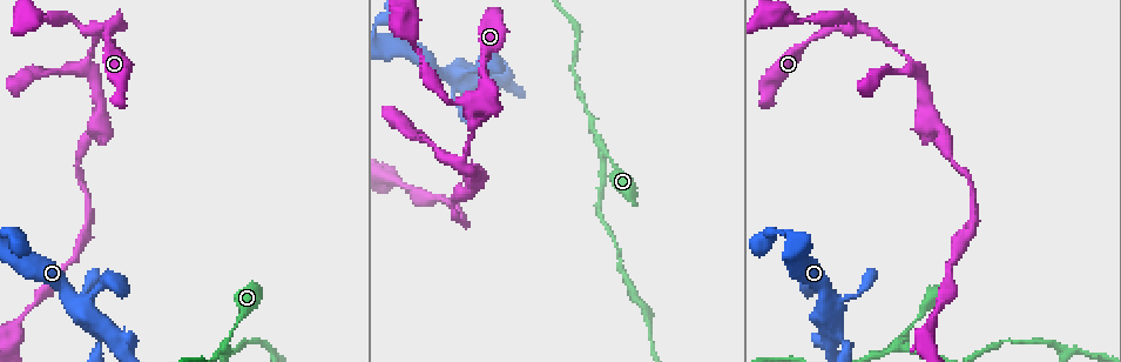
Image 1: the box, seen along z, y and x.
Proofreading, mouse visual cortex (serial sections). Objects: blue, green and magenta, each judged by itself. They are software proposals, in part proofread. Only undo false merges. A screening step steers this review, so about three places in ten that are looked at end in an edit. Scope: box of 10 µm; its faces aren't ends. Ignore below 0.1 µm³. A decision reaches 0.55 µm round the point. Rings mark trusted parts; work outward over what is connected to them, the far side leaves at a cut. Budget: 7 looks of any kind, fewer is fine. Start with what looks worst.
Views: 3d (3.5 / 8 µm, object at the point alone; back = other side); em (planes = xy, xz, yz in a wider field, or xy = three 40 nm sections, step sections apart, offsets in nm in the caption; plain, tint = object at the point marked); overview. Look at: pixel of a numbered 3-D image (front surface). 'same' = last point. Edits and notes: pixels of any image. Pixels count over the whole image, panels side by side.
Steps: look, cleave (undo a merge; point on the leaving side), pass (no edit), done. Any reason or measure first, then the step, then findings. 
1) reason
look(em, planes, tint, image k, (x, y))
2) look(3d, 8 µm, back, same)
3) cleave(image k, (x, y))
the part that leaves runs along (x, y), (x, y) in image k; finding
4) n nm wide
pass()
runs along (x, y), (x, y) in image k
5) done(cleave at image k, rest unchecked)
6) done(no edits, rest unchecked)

look(3d, 8 µm, image 1, (232, 334))

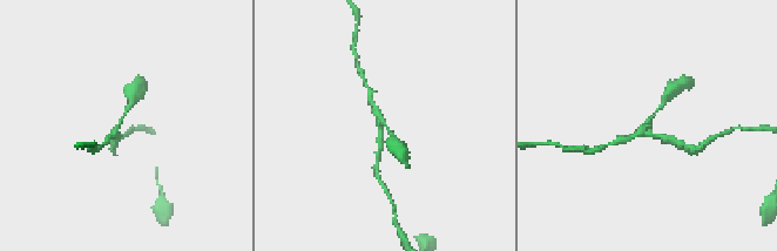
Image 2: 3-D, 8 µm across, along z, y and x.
look(3d, 3.5 µm, same)

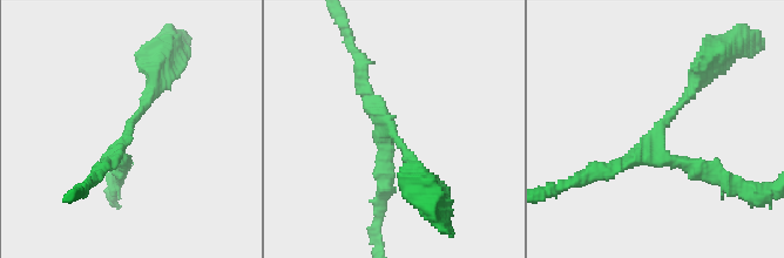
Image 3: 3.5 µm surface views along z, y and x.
3 arms; arms of 150, 200, 200 nm
look(em, xy, step 1, tint, image 3, (664, 127))

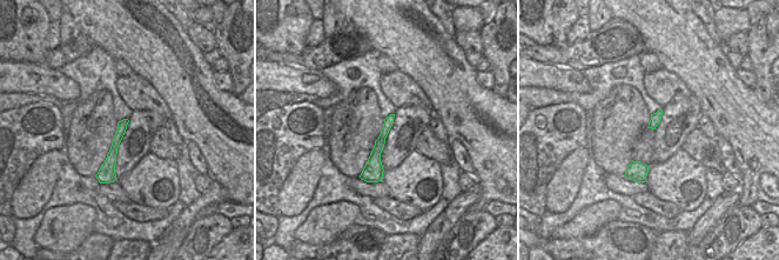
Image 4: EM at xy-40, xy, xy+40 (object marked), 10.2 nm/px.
pass()
runs along (156, 65), (120, 169) in image 3; one cell here

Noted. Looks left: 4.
look(3d, 3.5 µm, image 1, (93, 289))

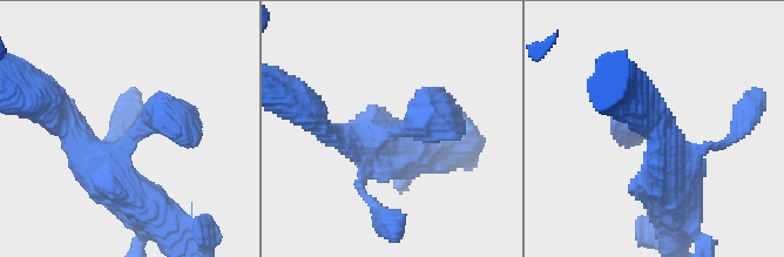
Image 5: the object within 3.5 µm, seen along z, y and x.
shape alone is not enough
look(em, planes, plain, image 5, (395, 129))

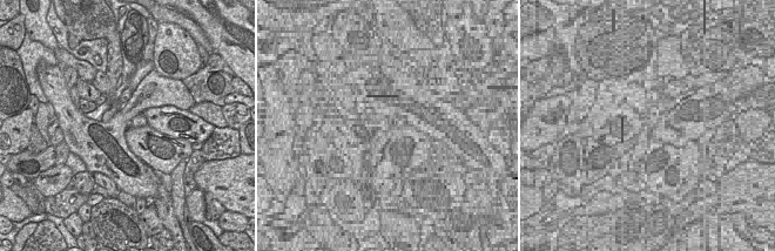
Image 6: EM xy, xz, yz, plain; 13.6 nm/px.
where the object lies
look(em, planes, tint, same)

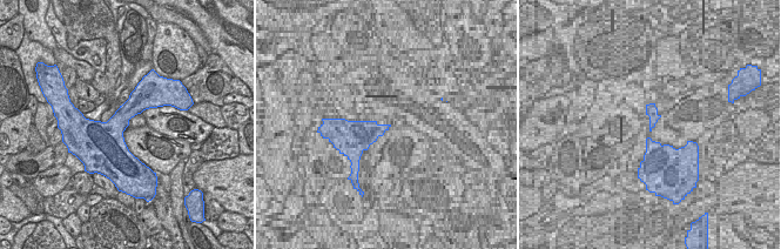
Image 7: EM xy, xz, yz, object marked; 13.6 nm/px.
pass()
runs along (343, 136), (386, 136), (458, 112) in image 5; one cell here

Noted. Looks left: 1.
done(no edits, rest unchecked)

